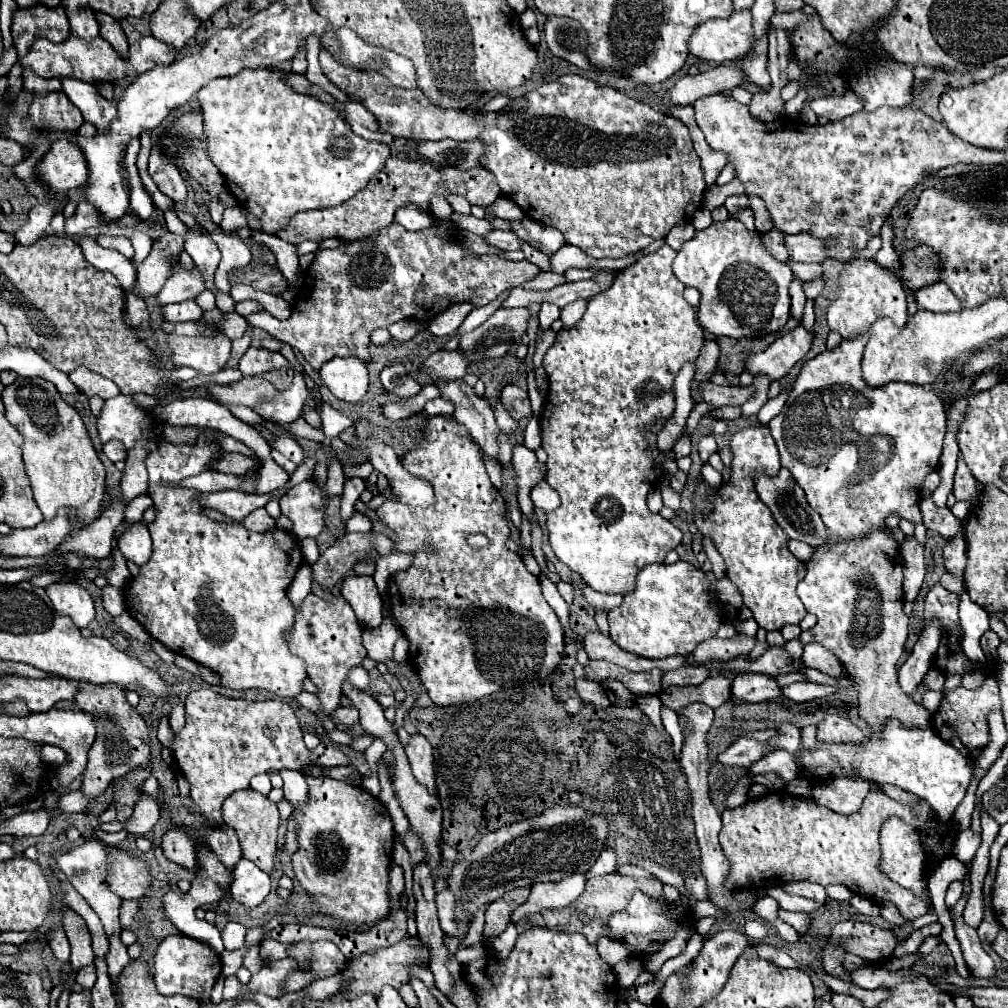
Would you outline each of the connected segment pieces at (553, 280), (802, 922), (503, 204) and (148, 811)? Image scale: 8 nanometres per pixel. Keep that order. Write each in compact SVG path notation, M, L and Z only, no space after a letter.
M540 273L533 281L525 283L522 287L533 290L549 290L563 283L567 283L565 275L557 275L557 273Z
M779 908L778 917L781 921L789 923L791 927L795 927L799 935L809 935L809 931L811 931L811 917L807 913L788 912Z
M499 197L499 201L493 205L493 211L495 211L495 217L510 221L522 219L524 216L520 207L509 197Z
M141 797L133 809L133 815L125 821L127 833L143 833L141 829L153 829L155 823L159 821L159 807L155 805L153 799Z

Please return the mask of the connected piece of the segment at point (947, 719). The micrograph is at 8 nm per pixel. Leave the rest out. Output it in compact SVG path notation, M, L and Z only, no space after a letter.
M987 677L987 681L979 689L965 689L957 687L955 691L947 691L939 711L933 715L933 729L935 733L951 743L955 749L959 749L963 755L971 755L973 751L979 751L987 745L989 741L989 725L987 725L987 713L991 709L1001 707L999 699L999 687L993 677Z

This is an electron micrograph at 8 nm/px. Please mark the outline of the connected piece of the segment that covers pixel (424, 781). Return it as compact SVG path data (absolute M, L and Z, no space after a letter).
M413 735L409 745L405 747L407 759L411 763L413 775L421 785L427 785L429 793L437 795L437 783L435 783L435 771L433 771L433 751L429 741L423 735Z

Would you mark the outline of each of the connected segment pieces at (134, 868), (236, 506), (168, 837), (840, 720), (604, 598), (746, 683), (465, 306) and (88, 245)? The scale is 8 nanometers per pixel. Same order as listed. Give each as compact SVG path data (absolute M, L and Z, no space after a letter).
M107 847L105 851L109 857L109 865L105 873L105 881L109 889L115 895L119 895L123 901L145 897L145 891L151 885L147 863L125 849Z
M287 484L265 495L253 495L253 493L241 493L241 491L205 493L205 495L199 497L199 501L205 507L217 509L217 511L225 513L227 517L239 521L239 519L247 517L251 511L255 511L259 507L265 507L265 503L281 498L285 493L287 493Z
M169 829L163 837L161 837L161 849L163 855L185 867L185 869L195 869L197 867L197 841L193 841L193 831L185 831L181 833L181 829Z
M827 715L819 723L817 741L821 743L857 743L857 741L865 741L865 733L859 727L855 727L847 717Z
M583 585L583 597L585 597L585 601L587 601L593 609L603 609L603 611L611 611L613 607L621 605L621 601L623 601L621 595L597 593L597 591L589 589L589 585Z
M739 673L731 683L731 693L743 703L763 703L777 699L781 695L781 687L777 685L775 677Z
M461 303L461 305L453 305L449 307L447 311L439 313L437 317L433 317L429 321L429 331L435 335L435 337L451 337L455 335L457 327L463 323L463 319L471 313L473 305L469 303Z
M87 235L79 239L79 247L93 267L113 273L125 291L131 289L131 285L135 283L135 269L125 255L115 249L103 249L93 237Z

